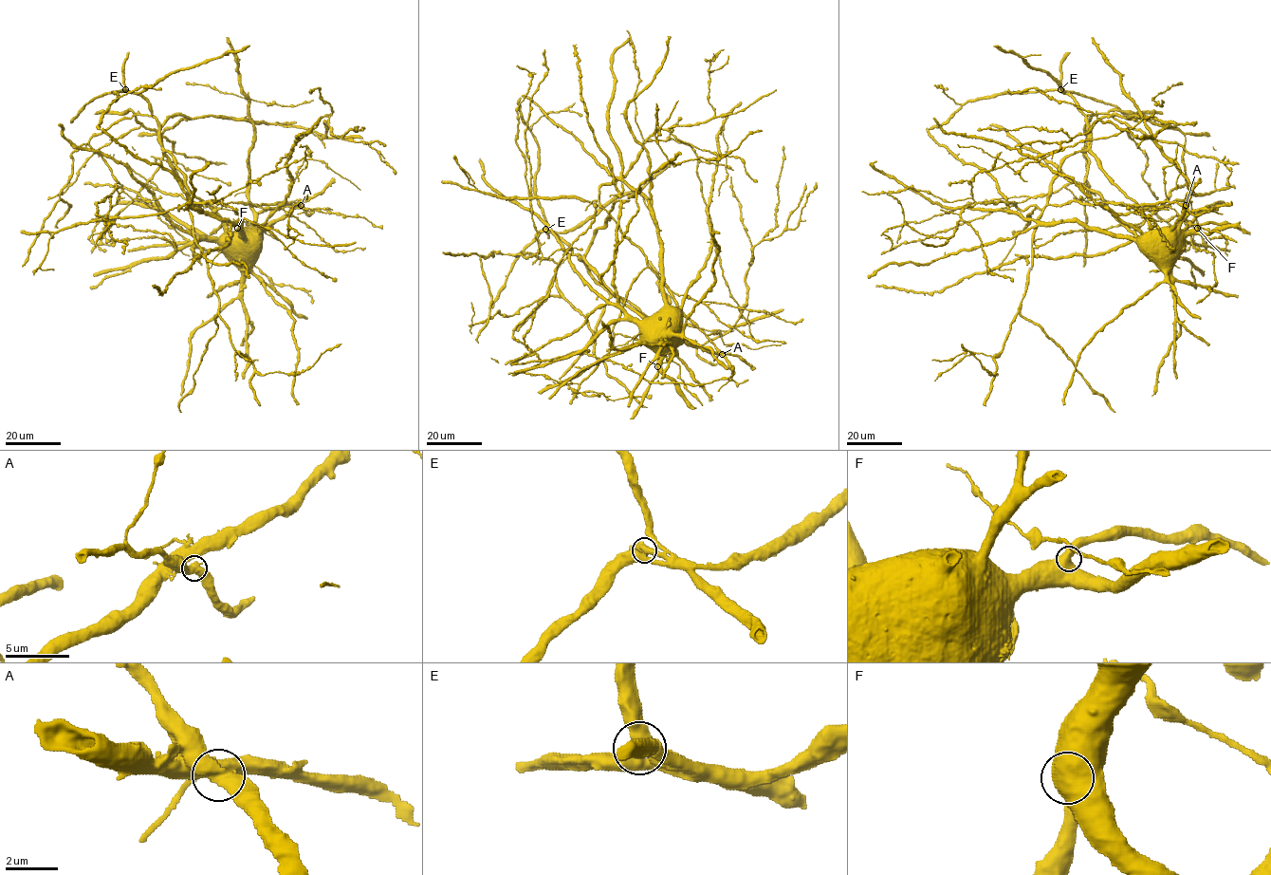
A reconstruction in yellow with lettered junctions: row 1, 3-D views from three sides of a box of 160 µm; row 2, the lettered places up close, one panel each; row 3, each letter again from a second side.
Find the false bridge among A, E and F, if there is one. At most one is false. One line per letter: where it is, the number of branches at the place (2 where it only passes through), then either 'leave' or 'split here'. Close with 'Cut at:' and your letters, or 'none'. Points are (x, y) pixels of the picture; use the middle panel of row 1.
A: (722, 354) | 2 | leave
E: (545, 229) | 2 | leave
F: (657, 366) | 2 | leave
Cut at: none

